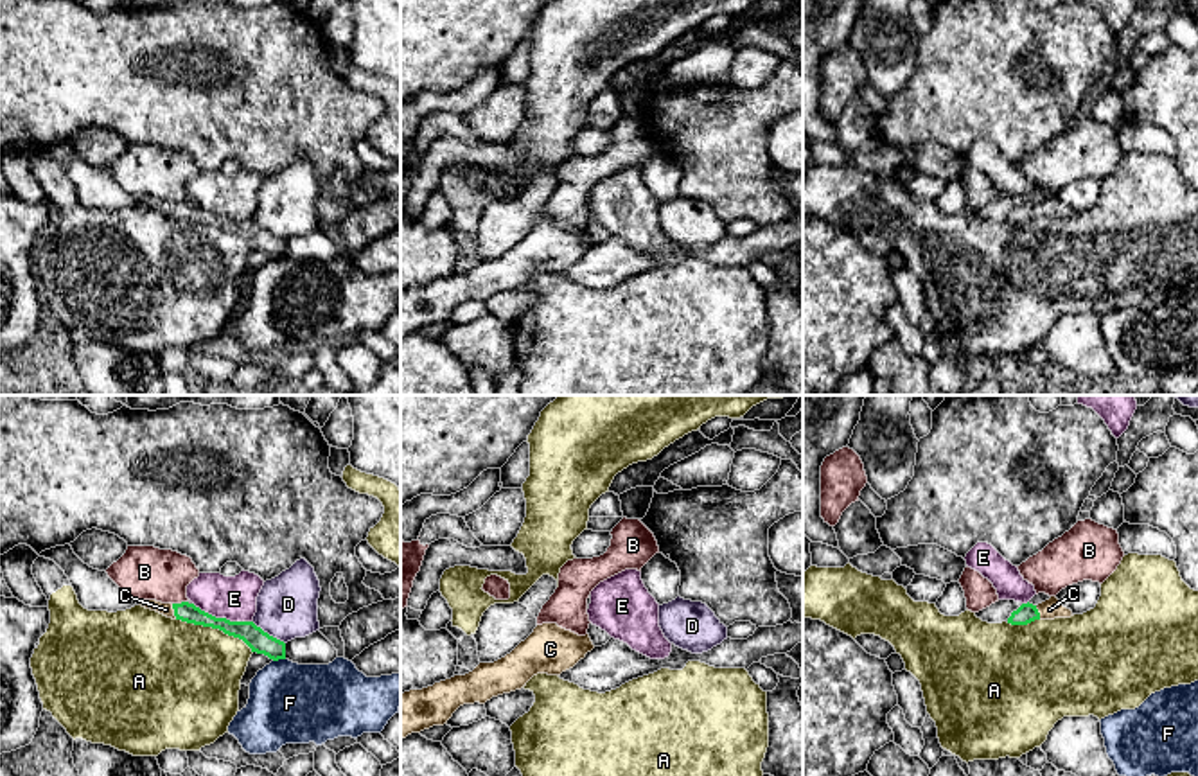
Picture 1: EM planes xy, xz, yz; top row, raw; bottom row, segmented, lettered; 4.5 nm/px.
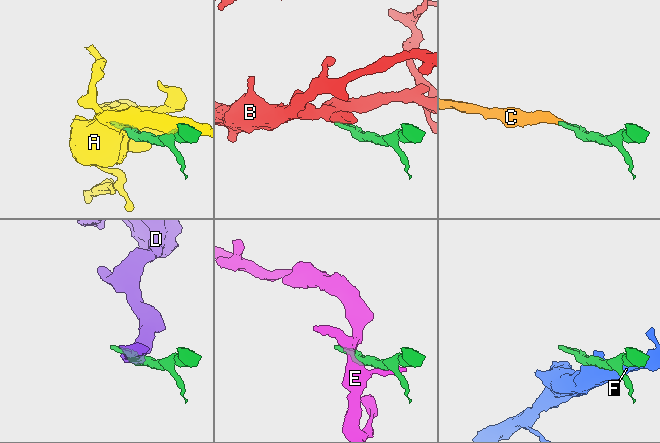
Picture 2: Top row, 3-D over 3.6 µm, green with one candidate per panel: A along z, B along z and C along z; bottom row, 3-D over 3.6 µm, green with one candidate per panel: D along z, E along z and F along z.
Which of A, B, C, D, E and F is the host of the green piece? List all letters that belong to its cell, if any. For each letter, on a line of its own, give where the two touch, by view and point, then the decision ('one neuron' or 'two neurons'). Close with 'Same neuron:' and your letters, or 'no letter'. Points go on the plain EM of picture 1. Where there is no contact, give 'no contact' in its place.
A: contact xy (214, 225); two neurons
B: contact xy (178, 202); two neurons
C: contact xy (175, 209); one neuron
D: contact xy (266, 230); two neurons
E: contact xy (223, 216); two neurons
F: contact xy (279, 255); two neurons
Same neuron: C

